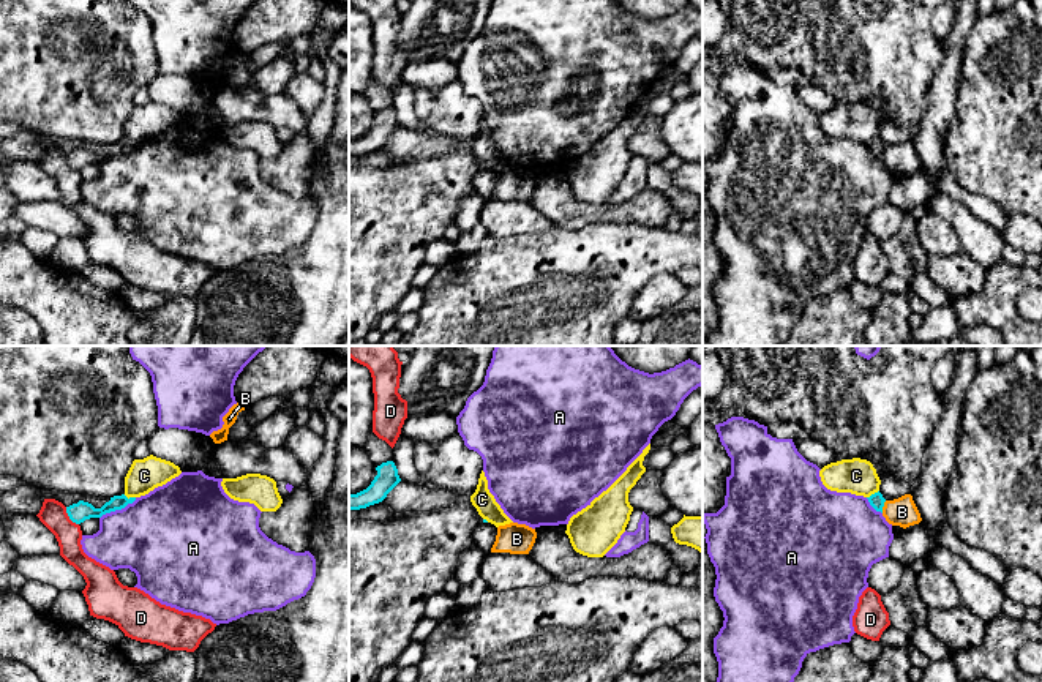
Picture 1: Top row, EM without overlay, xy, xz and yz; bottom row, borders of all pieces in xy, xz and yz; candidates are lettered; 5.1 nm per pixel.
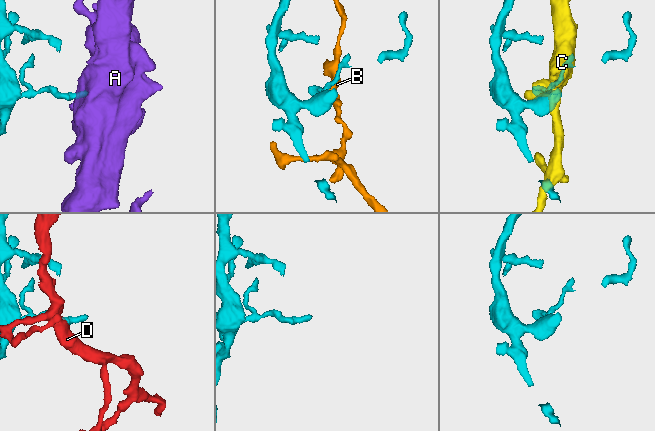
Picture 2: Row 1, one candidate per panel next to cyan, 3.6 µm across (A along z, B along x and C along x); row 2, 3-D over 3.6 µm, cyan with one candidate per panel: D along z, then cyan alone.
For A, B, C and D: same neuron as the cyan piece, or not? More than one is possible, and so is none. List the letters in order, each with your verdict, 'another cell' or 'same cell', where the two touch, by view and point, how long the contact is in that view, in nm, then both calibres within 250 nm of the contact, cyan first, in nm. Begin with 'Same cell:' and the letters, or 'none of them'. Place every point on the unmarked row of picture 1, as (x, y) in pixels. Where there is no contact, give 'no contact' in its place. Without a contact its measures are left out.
Same cell: none of them
A: another cell; meets cyan in xy at (117, 155); contact 220 nm long; 100 nm thick on the cyan side, 440 nm on the other
B: another cell; meets cyan in yz at (883, 152); contact 70 nm long; 80 nm thick on the cyan side, 150 nm on the other
C: another cell; meets cyan in yz at (872, 141); contact 80 nm long; 80 nm thick on the cyan side, 180 nm on the other
D: another cell; meets cyan in xy at (70, 163); contact 120 nm long; 100 nm thick on the cyan side, 140 nm on the other

